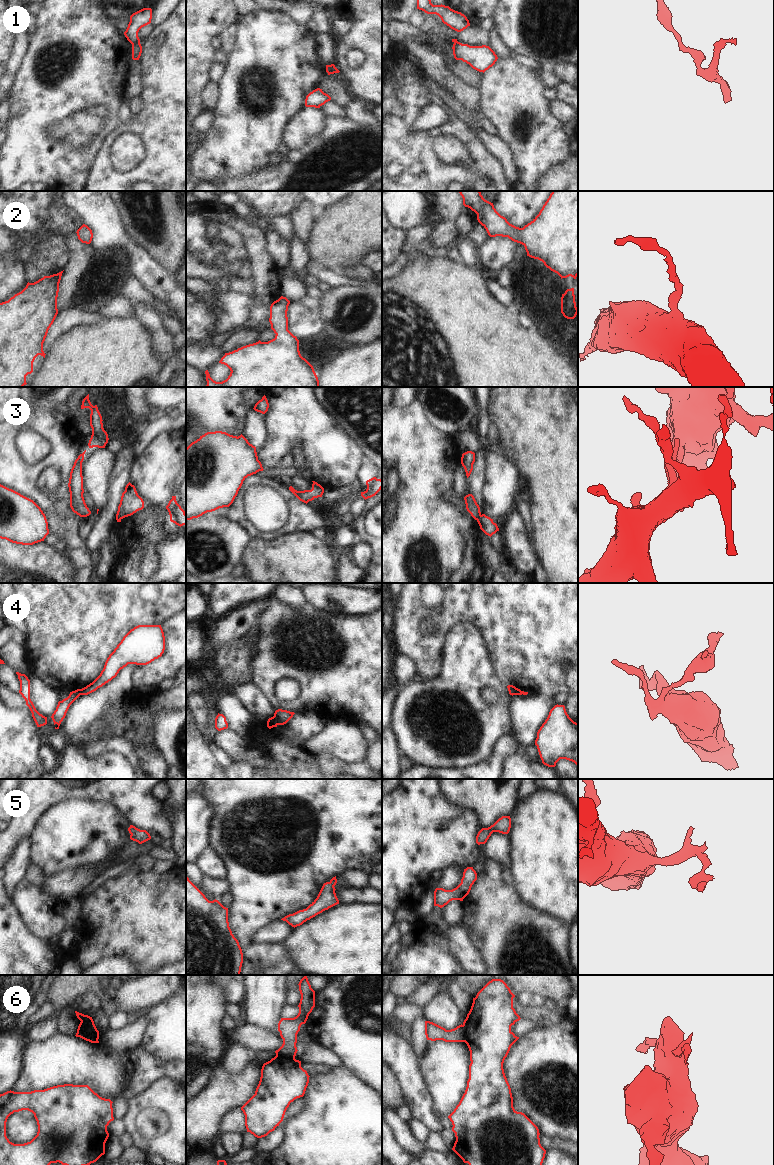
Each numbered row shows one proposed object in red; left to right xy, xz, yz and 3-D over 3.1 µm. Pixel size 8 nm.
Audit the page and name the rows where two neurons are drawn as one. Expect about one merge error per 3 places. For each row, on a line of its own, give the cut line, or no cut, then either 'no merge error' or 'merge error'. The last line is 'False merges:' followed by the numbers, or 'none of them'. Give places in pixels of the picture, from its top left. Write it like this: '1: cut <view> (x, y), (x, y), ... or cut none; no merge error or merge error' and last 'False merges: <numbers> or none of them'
1: cut xy (139, 41), (132, 46); merge error
2: cut none; no merge error
3: cut yz (481, 515), (477, 520); merge error
4: cut xz (274, 715), (278, 724); merge error
5: cut none; no merge error
6: cut xz (276, 1054), (294, 1058); merge error
False merges: 1, 3, 4, 6

